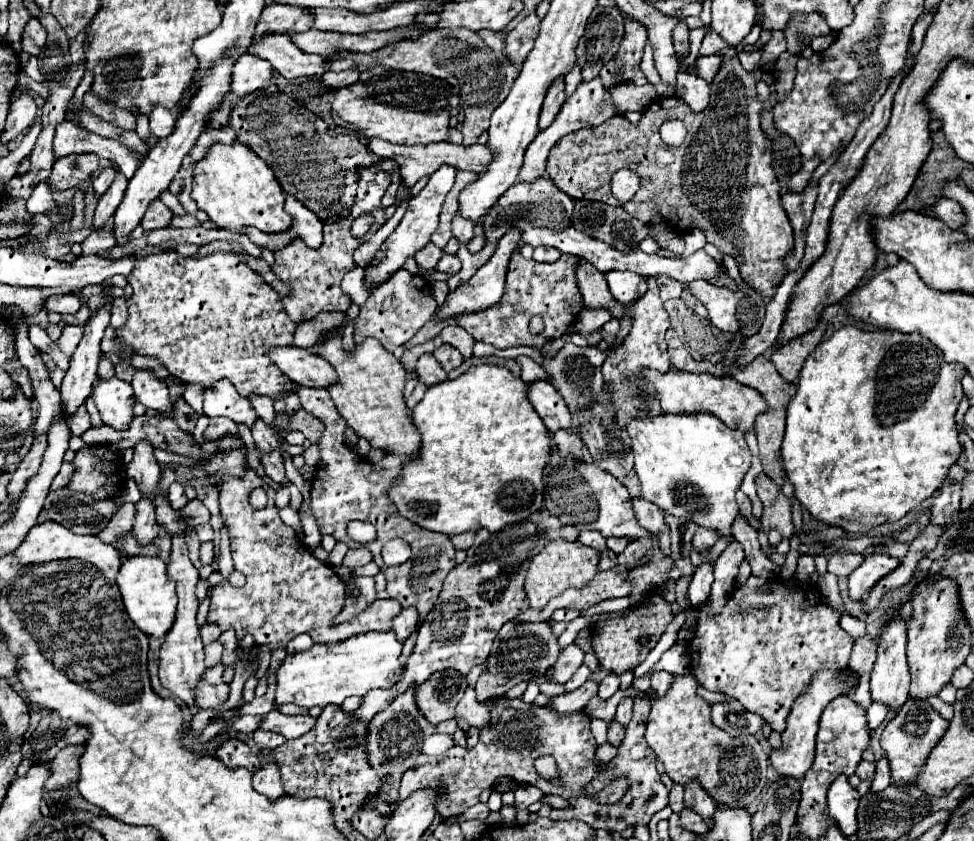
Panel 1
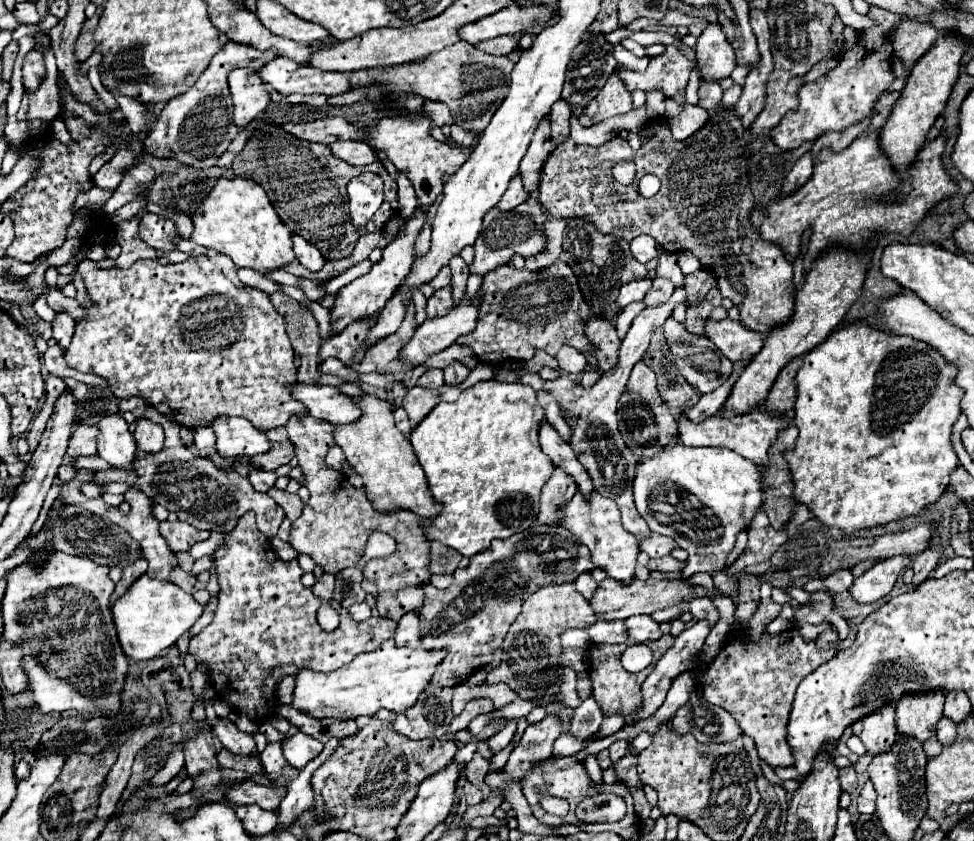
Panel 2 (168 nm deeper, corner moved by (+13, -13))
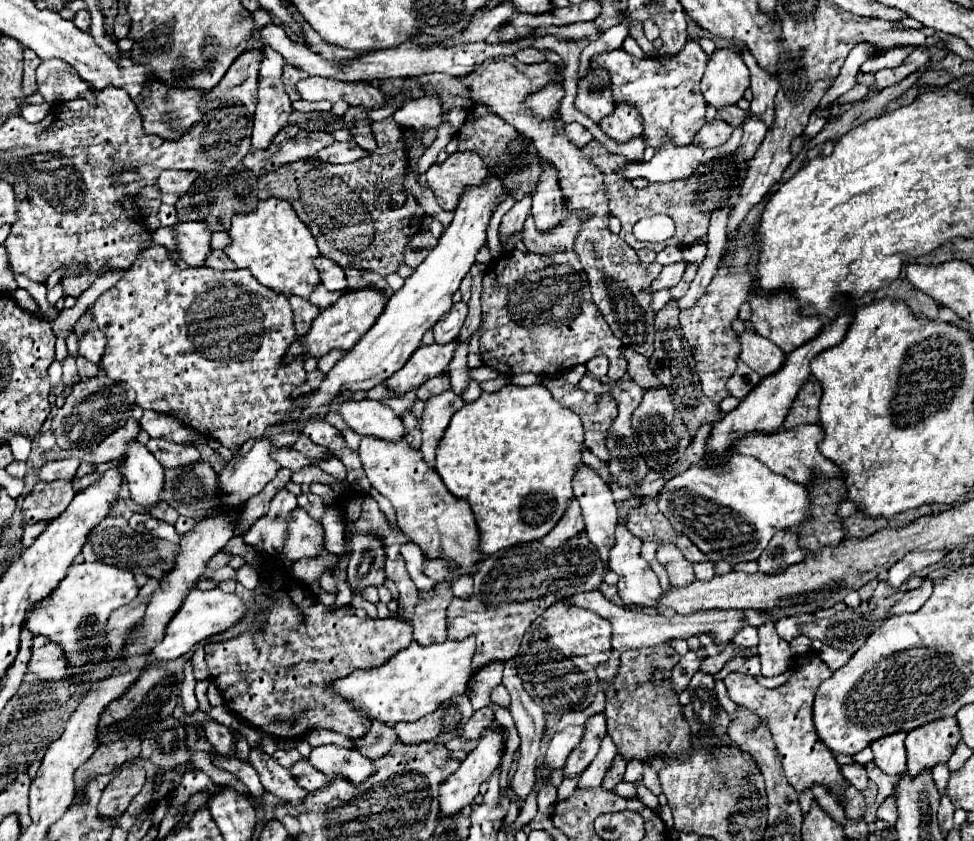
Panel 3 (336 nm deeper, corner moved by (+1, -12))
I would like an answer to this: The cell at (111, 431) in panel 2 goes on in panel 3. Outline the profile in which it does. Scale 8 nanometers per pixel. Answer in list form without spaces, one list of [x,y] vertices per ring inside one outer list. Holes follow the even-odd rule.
[[[132,441],[122,459],[124,479],[130,487],[130,497],[144,509],[158,505],[164,487],[164,467],[138,441]]]

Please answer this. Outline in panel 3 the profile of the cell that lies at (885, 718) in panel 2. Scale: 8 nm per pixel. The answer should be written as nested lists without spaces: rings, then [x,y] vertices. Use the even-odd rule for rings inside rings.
[[[904,733],[888,735],[884,739],[874,741],[870,747],[874,751],[874,763],[886,775],[902,777],[906,773],[906,749],[904,749]]]

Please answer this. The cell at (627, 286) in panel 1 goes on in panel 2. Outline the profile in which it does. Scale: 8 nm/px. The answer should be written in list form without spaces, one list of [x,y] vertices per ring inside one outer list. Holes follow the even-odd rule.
[[[632,280],[630,284],[624,284],[620,288],[620,294],[618,294],[618,306],[624,308],[628,306],[630,302],[638,302],[644,298],[644,294],[648,292],[652,280]]]

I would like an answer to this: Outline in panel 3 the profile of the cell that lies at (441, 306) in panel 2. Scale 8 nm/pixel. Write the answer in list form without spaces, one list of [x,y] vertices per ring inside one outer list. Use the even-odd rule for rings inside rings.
[[[454,303],[450,313],[444,315],[438,325],[434,325],[434,337],[436,337],[436,343],[438,345],[446,345],[450,341],[454,341],[458,337],[458,331],[462,329],[464,325],[464,319],[468,315],[468,305],[466,303]]]

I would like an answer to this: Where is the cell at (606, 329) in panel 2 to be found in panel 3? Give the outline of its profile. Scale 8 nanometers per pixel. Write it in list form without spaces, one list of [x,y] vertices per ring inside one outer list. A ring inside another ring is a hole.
[[[624,347],[622,349],[626,359],[628,359],[628,375],[634,383],[638,383],[642,389],[656,389],[662,387],[660,379],[654,375],[654,371],[648,365],[648,359],[642,357],[640,353],[636,353],[632,347]]]

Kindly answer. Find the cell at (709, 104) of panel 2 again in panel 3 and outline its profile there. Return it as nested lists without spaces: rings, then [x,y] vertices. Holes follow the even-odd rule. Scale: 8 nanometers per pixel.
[[[730,105],[730,107],[724,107],[722,111],[718,111],[718,115],[722,117],[722,121],[726,121],[728,125],[732,127],[740,127],[746,119],[746,113],[738,107],[738,105]]]

